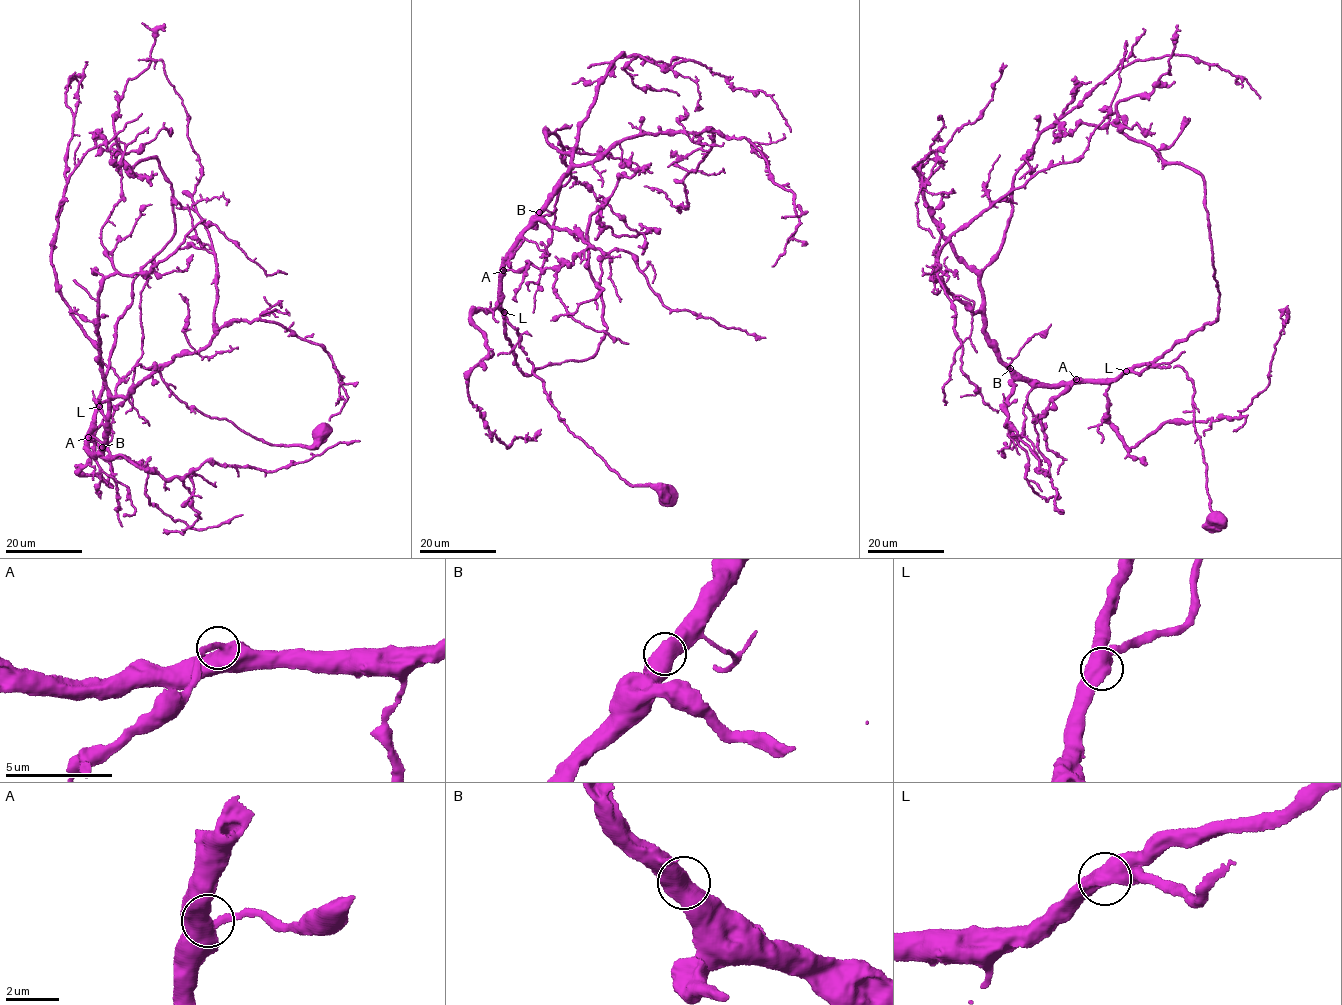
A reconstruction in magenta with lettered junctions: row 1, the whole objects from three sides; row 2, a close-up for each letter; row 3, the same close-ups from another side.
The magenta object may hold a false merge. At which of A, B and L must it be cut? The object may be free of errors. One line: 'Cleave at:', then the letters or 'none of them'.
Cleave at: none of them

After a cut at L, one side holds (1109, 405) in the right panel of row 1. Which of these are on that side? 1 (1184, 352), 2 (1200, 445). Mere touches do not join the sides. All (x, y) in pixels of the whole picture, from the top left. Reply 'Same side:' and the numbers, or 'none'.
Same side: none

